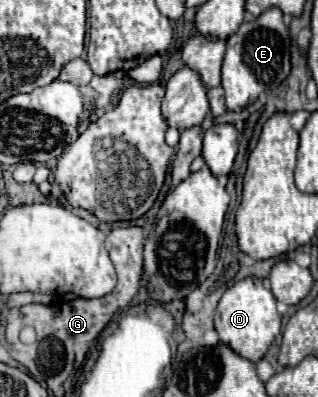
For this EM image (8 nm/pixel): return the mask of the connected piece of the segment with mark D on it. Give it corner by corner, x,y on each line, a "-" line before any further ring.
246,276
222,294
214,316
214,328
220,334
220,342
232,346
232,350
236,350
236,354
240,354
242,358
258,362
260,358
264,358
272,340
280,334
280,320
282,316
276,310
274,294
262,284
260,278

